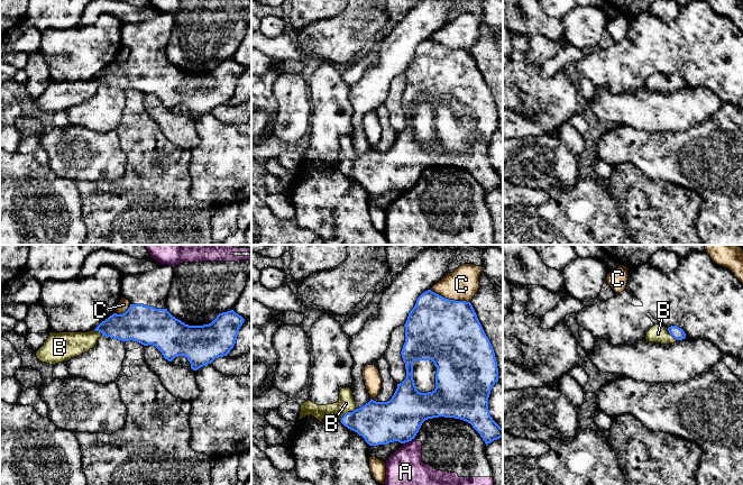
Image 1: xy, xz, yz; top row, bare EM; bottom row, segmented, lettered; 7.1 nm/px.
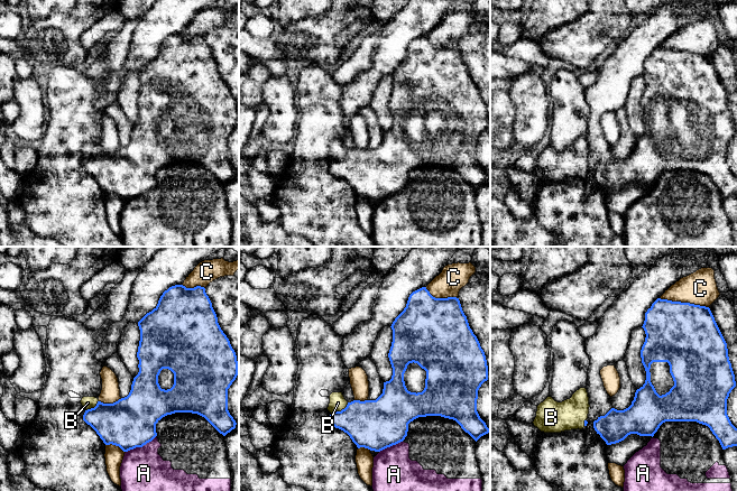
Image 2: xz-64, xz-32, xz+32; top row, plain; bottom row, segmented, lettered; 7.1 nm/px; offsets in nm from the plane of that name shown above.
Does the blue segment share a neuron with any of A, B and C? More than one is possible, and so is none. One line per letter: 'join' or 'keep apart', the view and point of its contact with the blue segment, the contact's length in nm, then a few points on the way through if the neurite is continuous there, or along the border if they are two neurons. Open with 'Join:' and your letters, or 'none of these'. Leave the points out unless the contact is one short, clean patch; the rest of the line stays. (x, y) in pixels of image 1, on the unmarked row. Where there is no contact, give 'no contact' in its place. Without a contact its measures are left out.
Join: B
A: keep apart | xz (409, 189) | 90 nm | along xz (414, 185), (404, 192)
B: join | xz (346, 162) | 140 nm | across xz (377, 171), (355, 168), (346, 162), (346, 152)
C: keep apart | xz (450, 48) | 300 nm

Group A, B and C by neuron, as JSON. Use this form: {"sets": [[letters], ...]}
{"sets": [["A"], ["B"], ["C"]]}

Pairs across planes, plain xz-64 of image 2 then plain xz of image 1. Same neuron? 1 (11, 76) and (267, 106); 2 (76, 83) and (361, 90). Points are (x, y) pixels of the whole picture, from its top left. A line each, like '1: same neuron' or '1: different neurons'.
1: same neuron
2: different neurons

